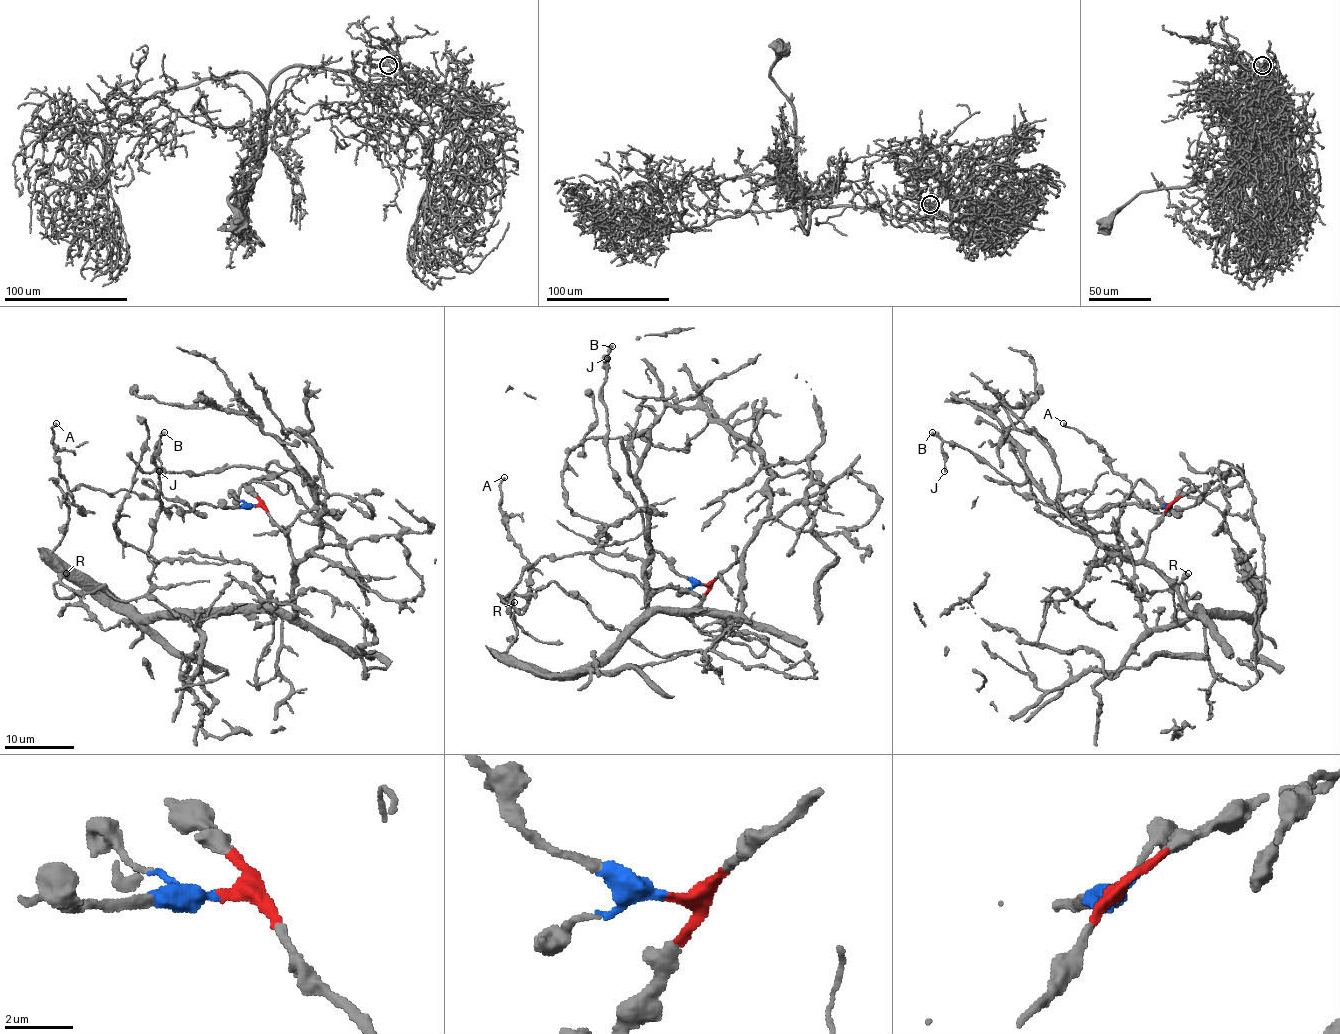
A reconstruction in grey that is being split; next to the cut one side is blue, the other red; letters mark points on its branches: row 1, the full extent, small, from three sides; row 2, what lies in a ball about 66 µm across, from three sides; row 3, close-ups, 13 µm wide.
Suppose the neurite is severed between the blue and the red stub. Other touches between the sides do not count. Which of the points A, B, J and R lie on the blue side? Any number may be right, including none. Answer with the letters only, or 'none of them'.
B, J

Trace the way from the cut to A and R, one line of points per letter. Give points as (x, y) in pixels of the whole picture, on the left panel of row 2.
A: (255, 505), (286, 536), (291, 615), (141, 615), (53, 552), (66, 500), (81, 512), (59, 472), (55, 423)
R: (255, 505), (286, 536), (291, 615), (234, 612), (195, 627), (153, 599), (73, 591), (60, 580), (66, 573)

